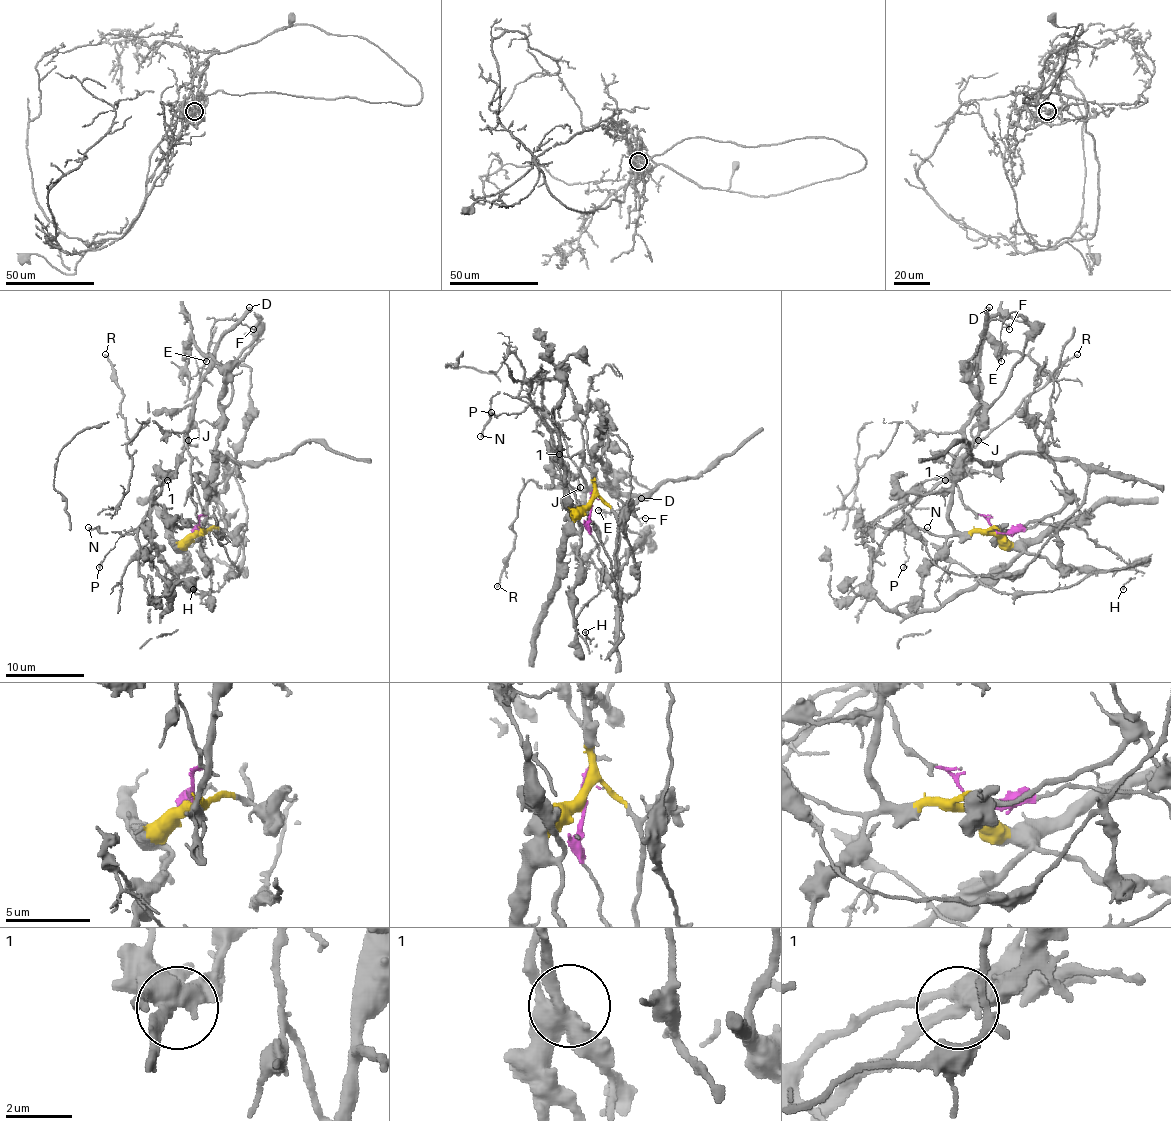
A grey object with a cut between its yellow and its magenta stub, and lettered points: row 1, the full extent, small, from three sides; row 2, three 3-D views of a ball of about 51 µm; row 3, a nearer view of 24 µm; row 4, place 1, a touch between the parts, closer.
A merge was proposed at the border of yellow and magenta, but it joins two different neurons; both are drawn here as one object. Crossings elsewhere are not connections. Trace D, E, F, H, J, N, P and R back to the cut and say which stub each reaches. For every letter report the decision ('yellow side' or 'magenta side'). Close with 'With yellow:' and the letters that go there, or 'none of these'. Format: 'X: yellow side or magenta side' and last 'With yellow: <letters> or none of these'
D: magenta side
E: magenta side
F: magenta side
H: magenta side
J: magenta side
N: magenta side
P: magenta side
R: magenta side
With yellow: none of these

